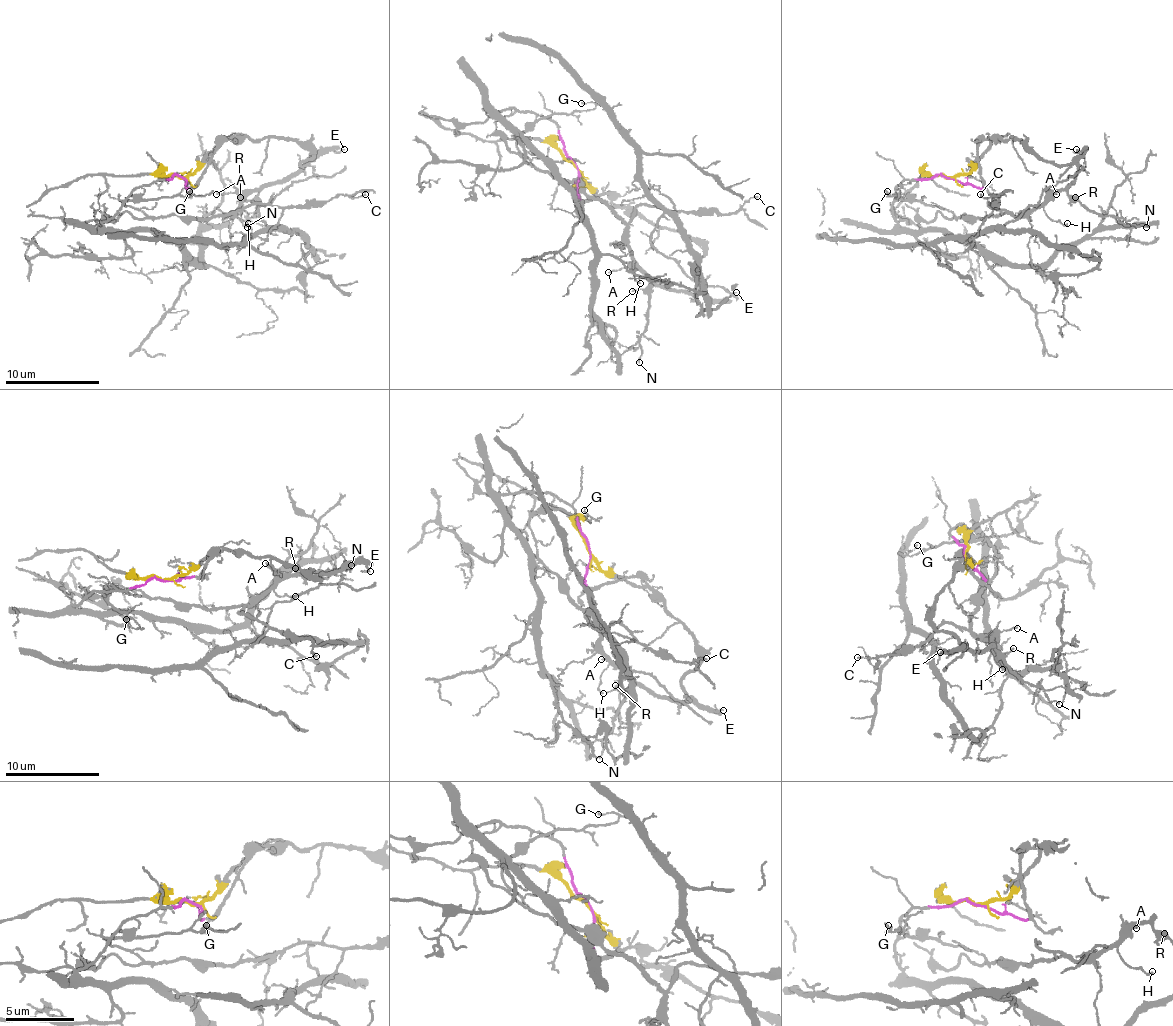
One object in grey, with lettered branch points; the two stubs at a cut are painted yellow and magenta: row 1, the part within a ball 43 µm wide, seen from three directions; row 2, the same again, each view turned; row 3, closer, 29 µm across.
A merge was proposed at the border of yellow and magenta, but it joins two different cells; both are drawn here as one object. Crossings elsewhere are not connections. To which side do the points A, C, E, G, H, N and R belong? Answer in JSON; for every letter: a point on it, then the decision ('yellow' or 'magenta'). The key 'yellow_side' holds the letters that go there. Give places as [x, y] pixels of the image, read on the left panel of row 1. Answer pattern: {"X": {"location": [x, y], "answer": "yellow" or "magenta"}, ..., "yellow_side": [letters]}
{"A": {"location": [216, 194], "answer": "yellow"}, "C": {"location": [365, 194], "answer": "yellow"}, "E": {"location": [344, 149], "answer": "yellow"}, "G": {"location": [189, 191], "answer": "yellow"}, "H": {"location": [248, 223], "answer": "yellow"}, "N": {"location": [247, 227], "answer": "yellow"}, "R": {"location": [240, 197], "answer": "yellow"}, "yellow_side": ["A", "C", "E", "G", "H", "N", "R"]}

